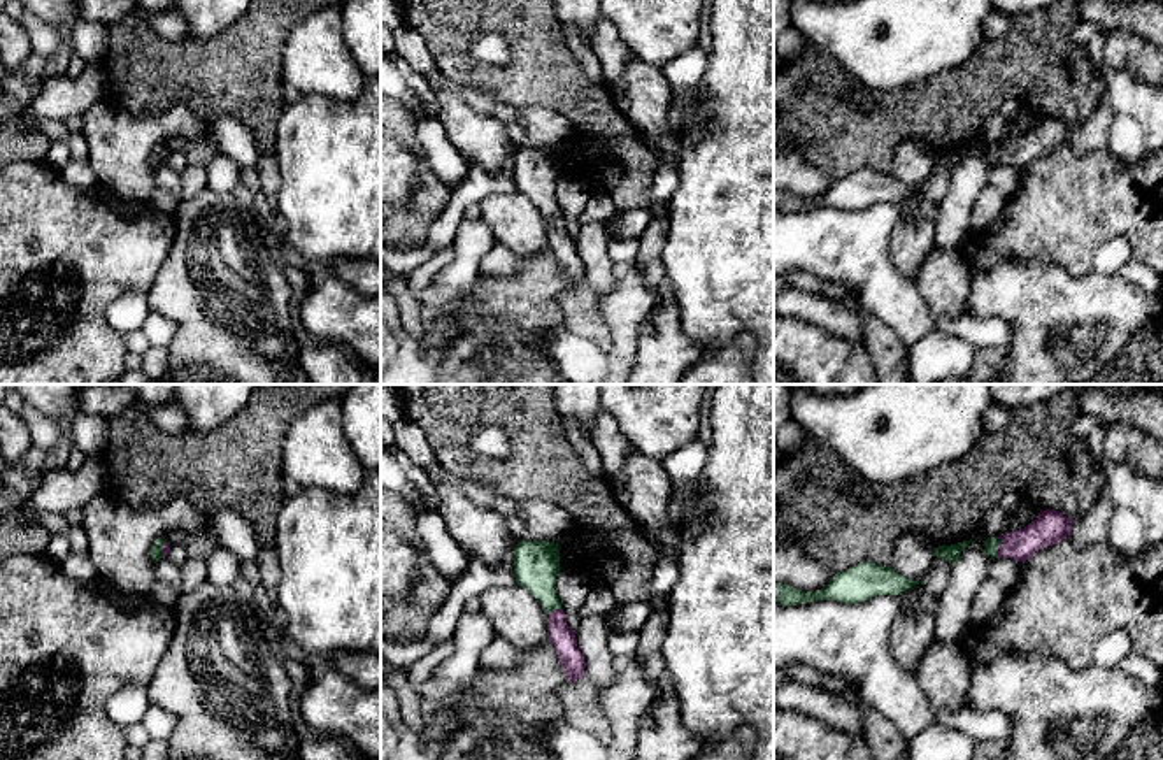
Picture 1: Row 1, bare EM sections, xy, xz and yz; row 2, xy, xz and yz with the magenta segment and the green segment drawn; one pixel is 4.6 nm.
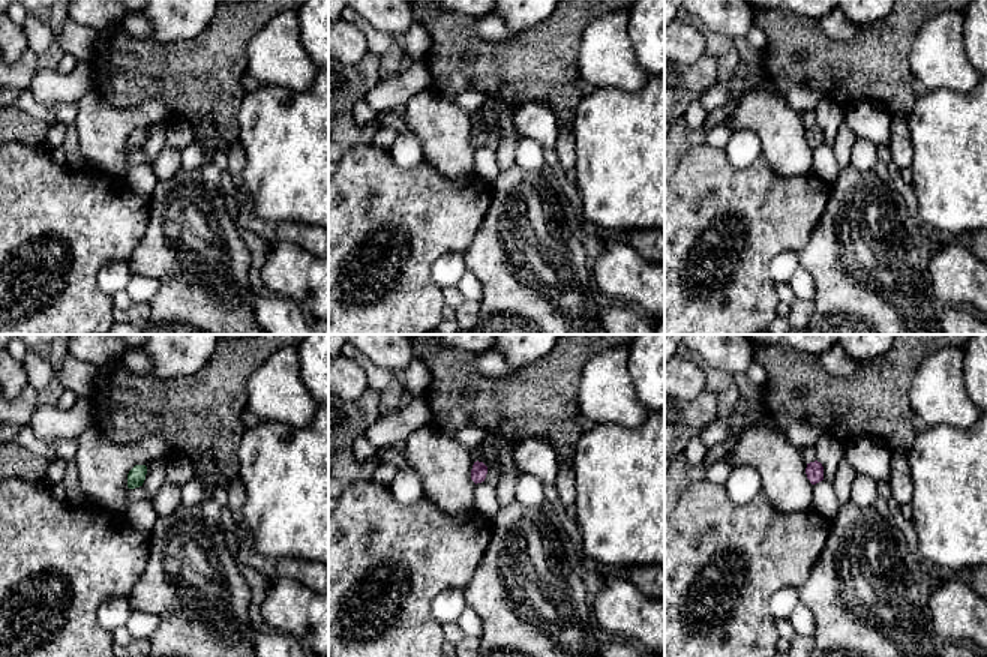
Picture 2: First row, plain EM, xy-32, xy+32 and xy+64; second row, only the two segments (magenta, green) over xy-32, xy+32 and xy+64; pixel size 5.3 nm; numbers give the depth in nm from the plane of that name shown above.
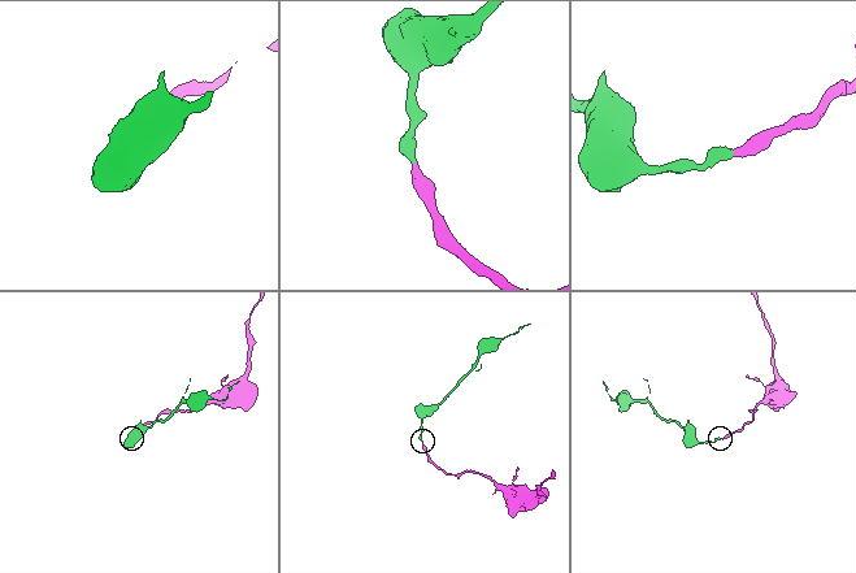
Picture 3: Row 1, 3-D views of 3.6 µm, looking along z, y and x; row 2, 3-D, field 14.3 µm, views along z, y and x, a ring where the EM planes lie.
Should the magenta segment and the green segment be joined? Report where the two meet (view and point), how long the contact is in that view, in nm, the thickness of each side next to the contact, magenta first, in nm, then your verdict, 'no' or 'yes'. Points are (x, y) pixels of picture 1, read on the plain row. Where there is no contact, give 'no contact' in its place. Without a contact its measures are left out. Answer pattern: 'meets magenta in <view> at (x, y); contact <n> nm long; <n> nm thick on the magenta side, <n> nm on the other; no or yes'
meets magenta in yz at (998, 155); contact 100 nm long; 150 nm thick on the magenta side, 60 nm on the other; yes

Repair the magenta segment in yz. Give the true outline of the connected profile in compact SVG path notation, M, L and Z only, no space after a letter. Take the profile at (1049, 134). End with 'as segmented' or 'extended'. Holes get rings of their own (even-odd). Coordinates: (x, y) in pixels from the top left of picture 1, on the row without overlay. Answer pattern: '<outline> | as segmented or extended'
M1045 116L1024 135L988 144L984 160L991 165L1010 165L1026 170L1035 158L1058 151L1065 142L1072 142L1072 126L1060 118Z | extended

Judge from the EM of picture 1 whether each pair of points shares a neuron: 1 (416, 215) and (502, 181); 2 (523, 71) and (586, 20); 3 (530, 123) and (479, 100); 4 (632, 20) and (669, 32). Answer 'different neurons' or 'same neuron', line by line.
1: different neurons
2: different neurons
3: same neuron
4: same neuron

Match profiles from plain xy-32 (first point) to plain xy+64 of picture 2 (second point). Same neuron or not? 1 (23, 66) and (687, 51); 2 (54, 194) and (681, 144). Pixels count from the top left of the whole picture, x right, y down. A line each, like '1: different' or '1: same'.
1: different
2: different

